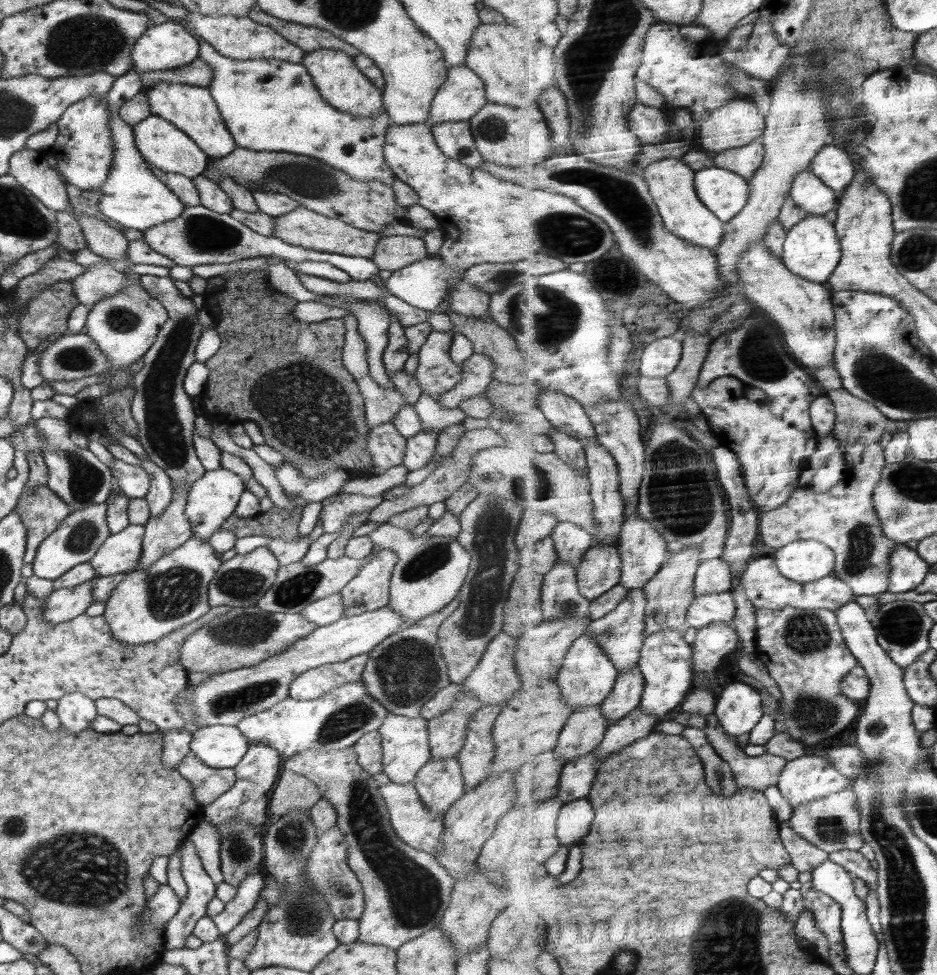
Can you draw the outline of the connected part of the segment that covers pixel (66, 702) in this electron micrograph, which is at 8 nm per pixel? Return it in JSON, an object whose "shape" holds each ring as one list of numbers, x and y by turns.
{"shape":[[71,692,59,698,57,702,55,712,68,732,77,733,91,728,91,722,97,715,95,701,81,692]]}

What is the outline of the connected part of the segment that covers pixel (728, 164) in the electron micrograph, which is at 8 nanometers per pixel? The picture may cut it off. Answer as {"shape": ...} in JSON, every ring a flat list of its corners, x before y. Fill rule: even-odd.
{"shape":[[762,136,748,146,736,147,721,152,715,157,715,164,733,170,736,174,741,174,751,180,762,168,766,158,767,146,765,138]]}

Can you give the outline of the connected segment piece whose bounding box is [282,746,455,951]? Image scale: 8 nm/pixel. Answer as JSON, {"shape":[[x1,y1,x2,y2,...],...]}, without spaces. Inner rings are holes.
{"shape":[[349,746,344,750,331,750,330,752,305,750,297,756,285,759,282,766,285,771,291,770,311,780,318,787,322,799,330,802,336,811,336,826,344,835,346,845,348,845,346,863,360,881,365,900,364,912,359,918,357,941,362,944,386,946,396,951,406,942,426,933,426,930,439,926,444,911,450,904,455,879,450,877,444,867,440,866,434,855,410,848,396,836,390,825,384,799,379,793,380,784,374,780,373,775,368,774,358,764,354,747]]}

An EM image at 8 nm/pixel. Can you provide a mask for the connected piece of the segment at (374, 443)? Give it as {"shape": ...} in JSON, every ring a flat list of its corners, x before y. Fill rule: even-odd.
{"shape":[[392,422,373,426,367,439,372,469,366,477,380,476,388,468,402,465,407,439,400,436]]}

